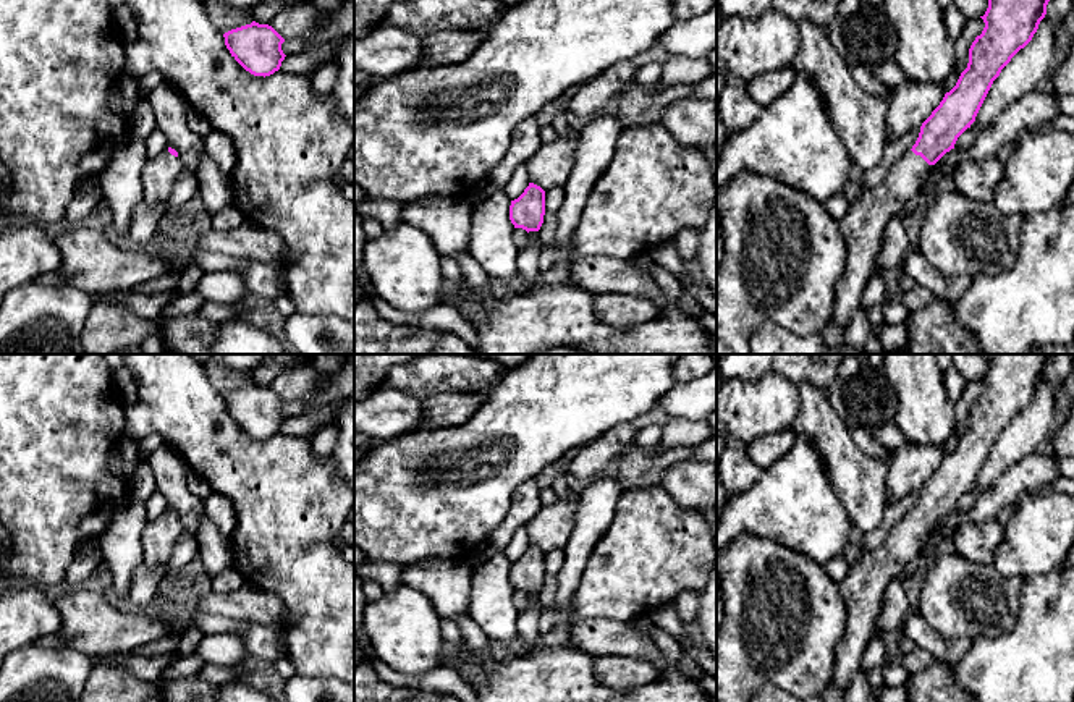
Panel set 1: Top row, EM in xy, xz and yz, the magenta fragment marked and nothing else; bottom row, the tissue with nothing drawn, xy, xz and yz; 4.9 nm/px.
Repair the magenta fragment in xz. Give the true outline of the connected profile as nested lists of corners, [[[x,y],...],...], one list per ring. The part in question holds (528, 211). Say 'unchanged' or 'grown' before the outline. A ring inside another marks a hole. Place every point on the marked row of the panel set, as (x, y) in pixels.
unchanged | [[[529,183],[524,192],[511,201],[510,220],[514,228],[522,228],[529,231],[539,231],[543,223],[545,215],[545,191]]]

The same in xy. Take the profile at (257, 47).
unchanged | [[[251,24],[223,34],[231,57],[254,76],[270,76],[280,70],[285,53],[285,39],[268,24]]]

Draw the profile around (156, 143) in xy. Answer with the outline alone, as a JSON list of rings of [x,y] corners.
[[[157,128],[146,137],[146,147],[147,147],[147,155],[149,159],[157,157],[162,150],[165,150],[167,146],[167,139],[163,136],[162,131],[159,131]]]

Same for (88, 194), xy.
[[[84,178],[78,183],[74,196],[65,210],[63,220],[73,226],[81,225],[102,201],[99,178]]]

